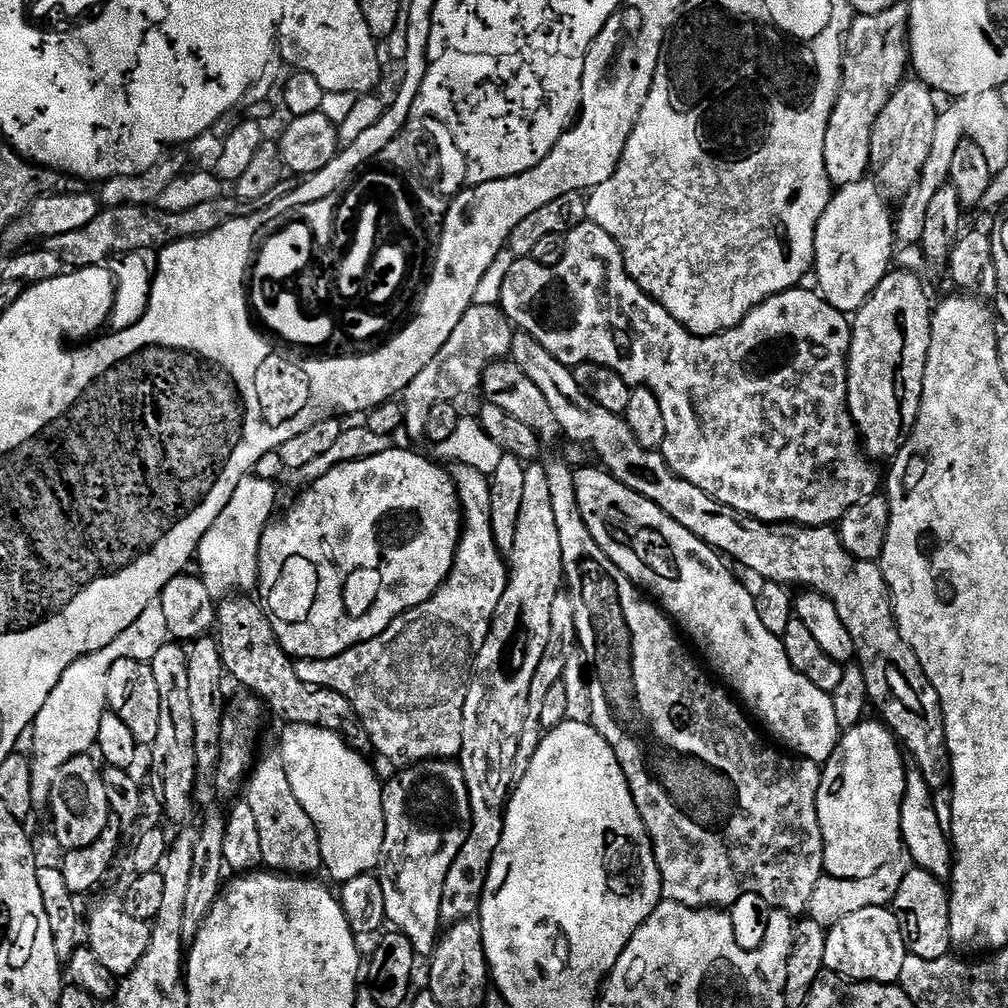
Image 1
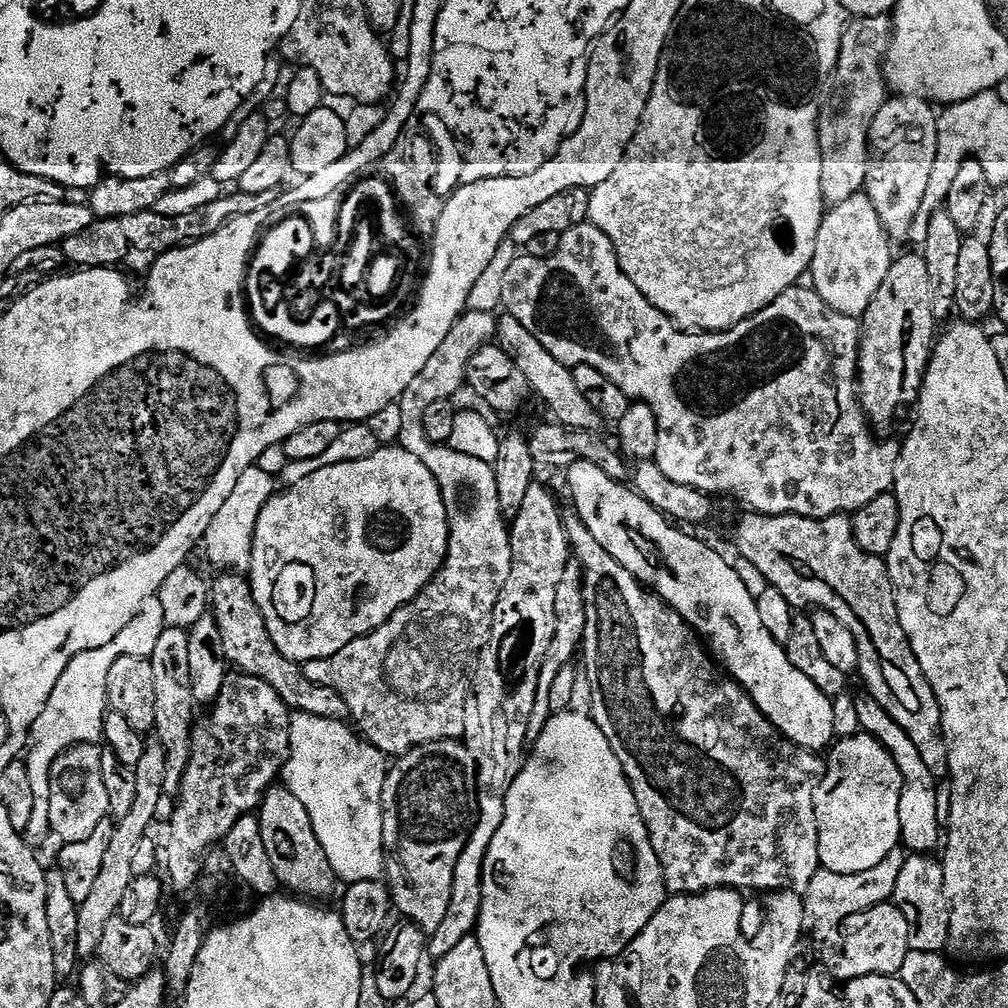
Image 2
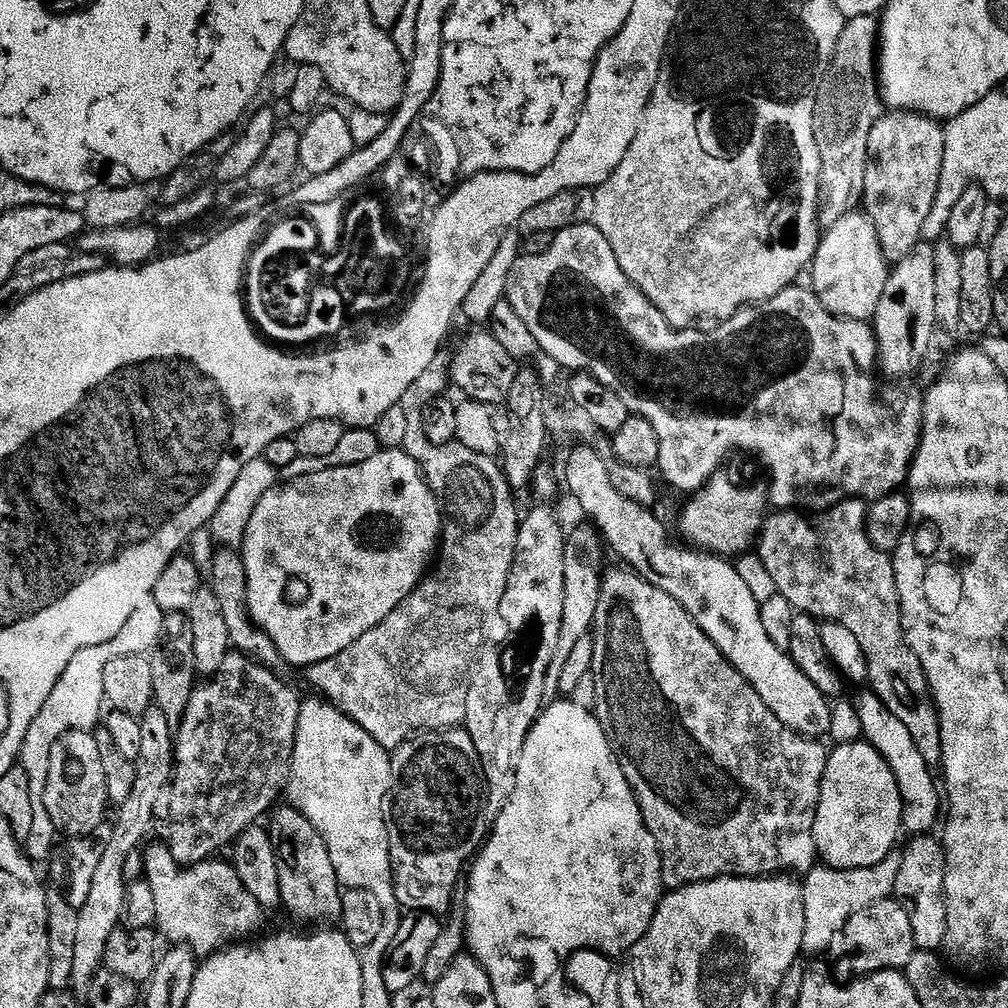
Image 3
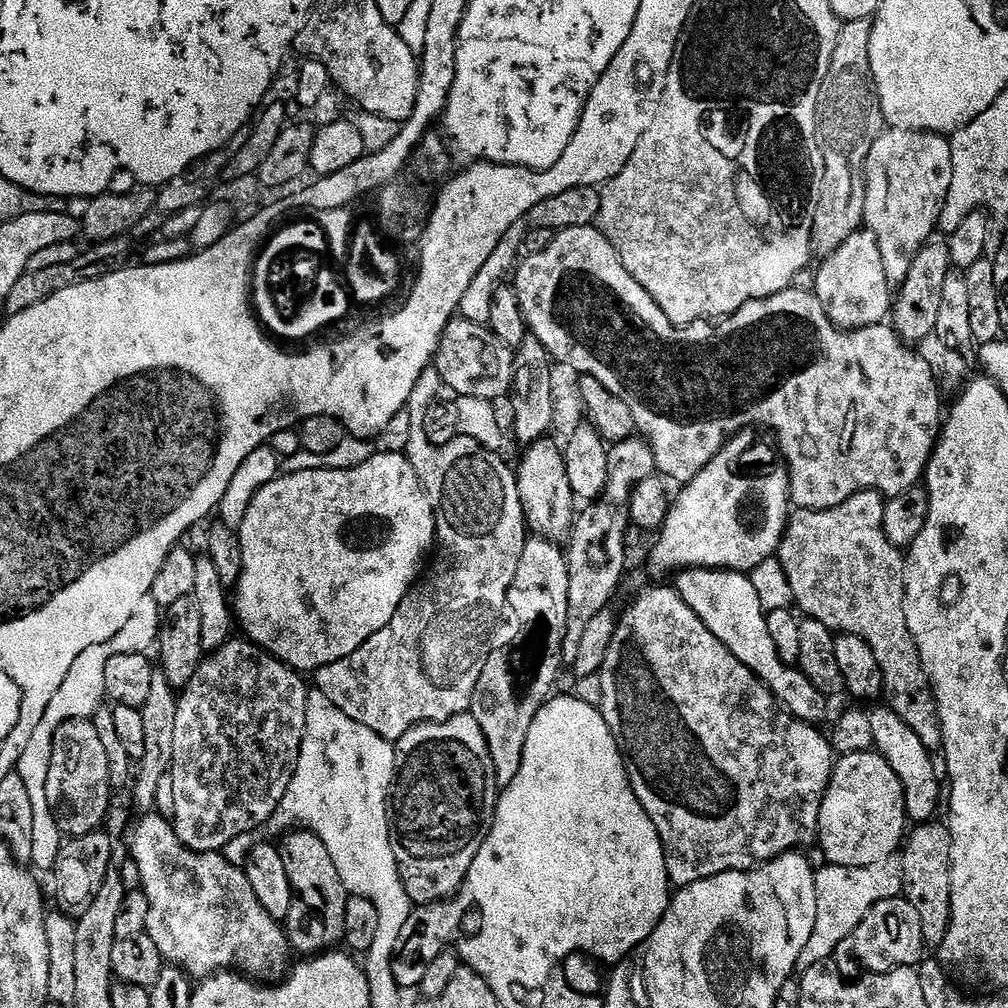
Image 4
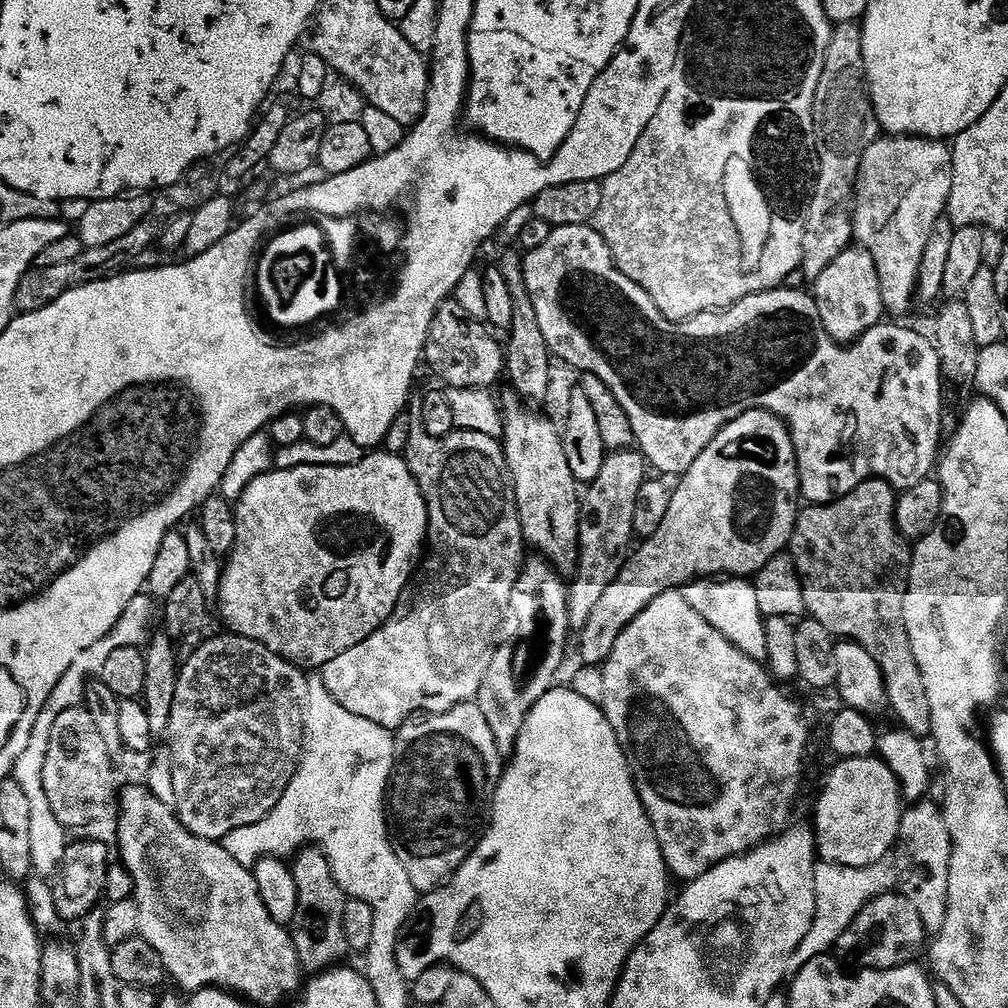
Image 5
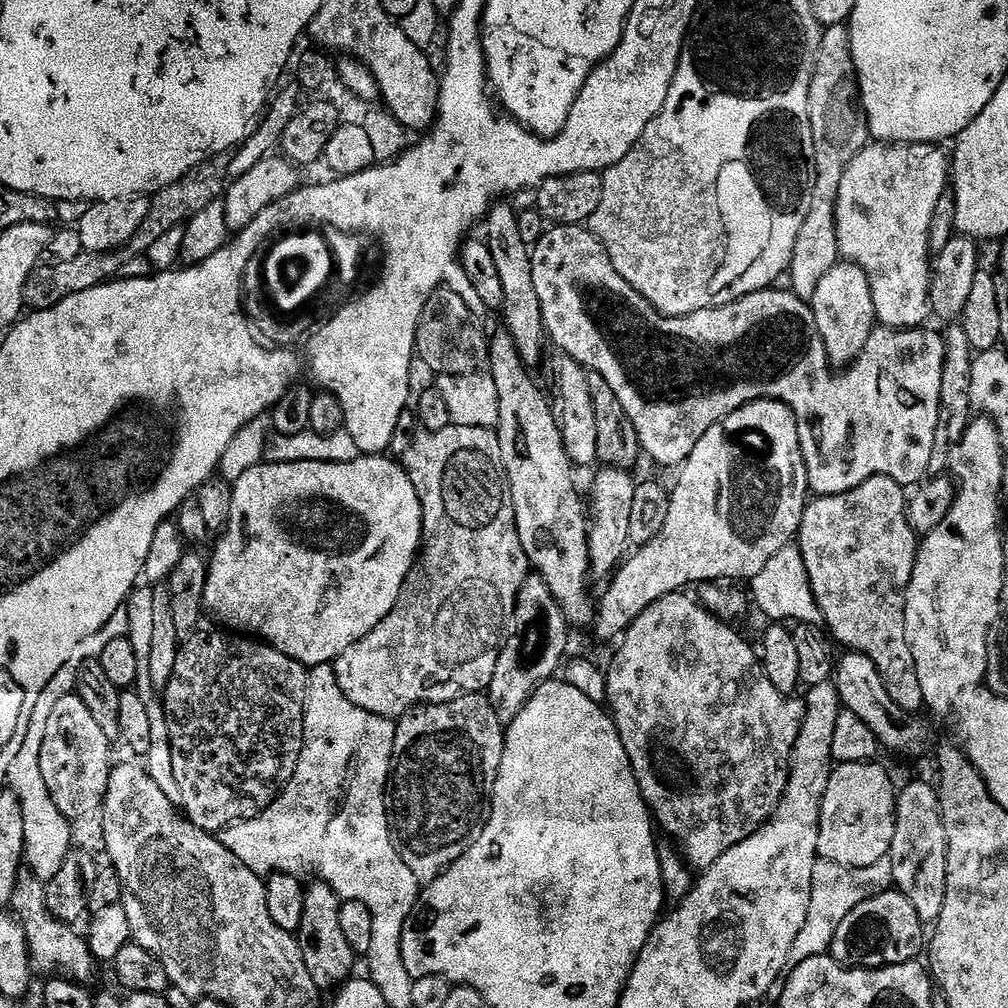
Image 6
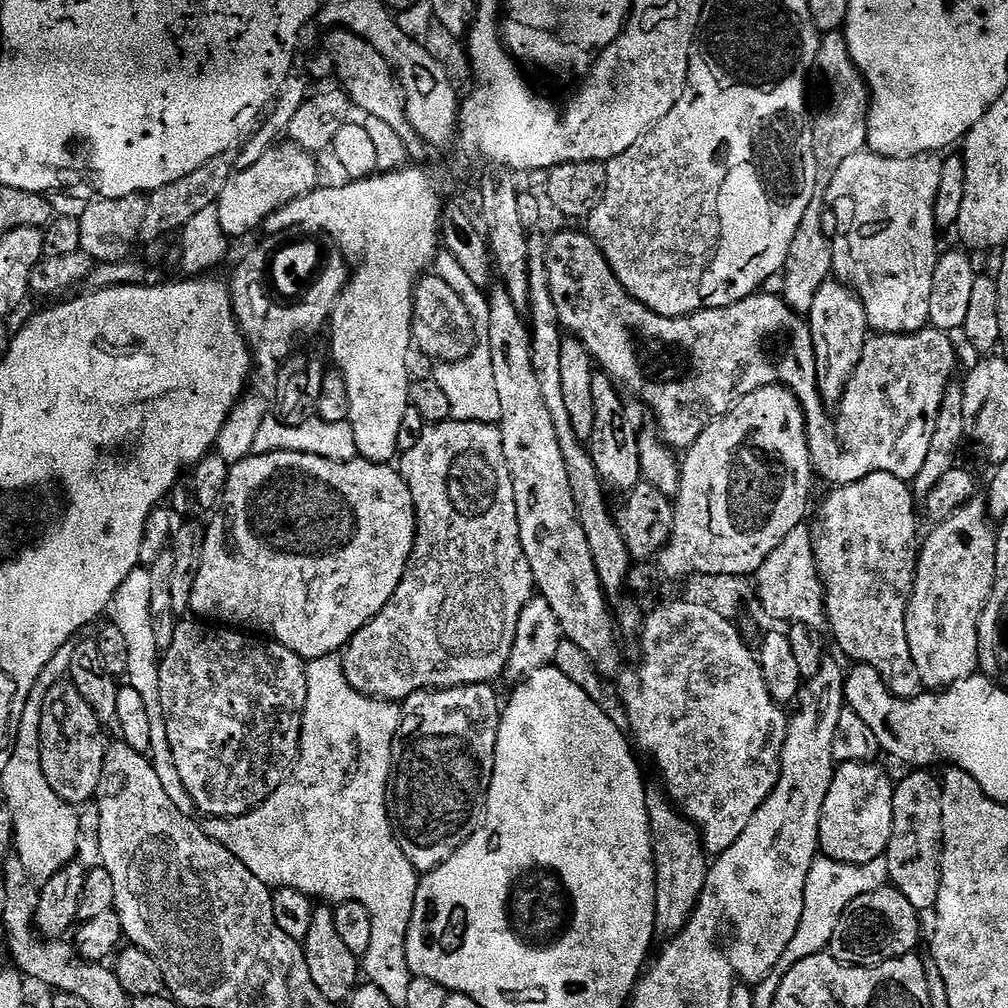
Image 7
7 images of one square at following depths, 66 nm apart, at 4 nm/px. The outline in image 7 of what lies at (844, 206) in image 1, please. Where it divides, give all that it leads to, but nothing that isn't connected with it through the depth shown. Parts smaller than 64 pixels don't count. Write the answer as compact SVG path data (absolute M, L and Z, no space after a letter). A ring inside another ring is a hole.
M830 278L818 292L818 298L814 298L814 306L806 313L806 319L812 331L812 353L816 359L816 385L820 397L825 405L839 405L870 339L864 304L847 283Z

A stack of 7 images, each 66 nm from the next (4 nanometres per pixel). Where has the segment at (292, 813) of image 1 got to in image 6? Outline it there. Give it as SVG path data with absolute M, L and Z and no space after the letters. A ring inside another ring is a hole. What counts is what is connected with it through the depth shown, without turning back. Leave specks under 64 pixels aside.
M312 882L307 885L298 939L302 950L302 962L306 962L310 978L314 978L314 986L321 990L339 989L340 985L353 979L352 967L358 960L357 953L353 952L350 944L346 942L346 936L342 934L338 922L341 903L339 894L330 885L323 882Z

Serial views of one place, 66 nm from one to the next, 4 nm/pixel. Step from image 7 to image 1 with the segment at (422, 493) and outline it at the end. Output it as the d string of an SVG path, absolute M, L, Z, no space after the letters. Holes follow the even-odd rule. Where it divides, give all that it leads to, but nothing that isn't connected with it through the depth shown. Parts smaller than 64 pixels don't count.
M473 304L462 314L462 322L454 326L454 334L446 338L446 346L430 358L428 365L410 382L402 393L404 405L405 433L409 432L417 438L423 437L426 430L426 418L430 410L439 402L450 401L455 403L461 394L476 391L483 385L484 369L495 364L497 360L503 360L511 353L512 334L514 325L504 313L504 309L491 304L490 306L478 306ZM459 462L453 463L453 465L451 465L450 471L452 473L452 481L456 487L456 496L460 500L462 531L460 533L460 545L456 548L454 566L450 570L444 585L426 602L422 602L418 606L406 610L398 618L394 618L394 622L390 622L390 626L386 626L386 630L382 630L382 634L378 634L373 640L355 644L350 650L346 650L329 660L295 661L298 678L302 678L302 682L310 682L314 686L338 690L338 694L342 694L352 703L358 718L362 722L362 726L366 730L366 734L372 738L373 749L377 753L380 751L386 759L400 764L399 766L411 766L420 763L422 760L459 757L462 750L462 718L464 717L464 707L466 706L466 694L472 681L472 670L476 667L476 655L479 654L481 646L486 642L488 632L492 626L492 619L494 619L498 610L498 602L502 602L502 594L508 585L509 565L506 563L500 548L494 542L494 530L490 526L490 490L492 485L489 477L485 473L476 470L474 466L466 466Z

